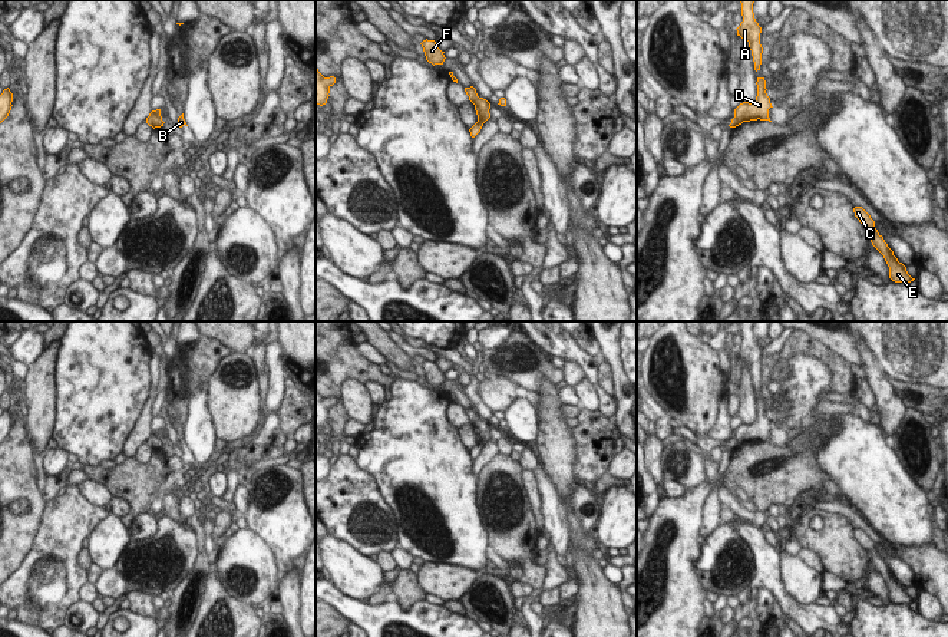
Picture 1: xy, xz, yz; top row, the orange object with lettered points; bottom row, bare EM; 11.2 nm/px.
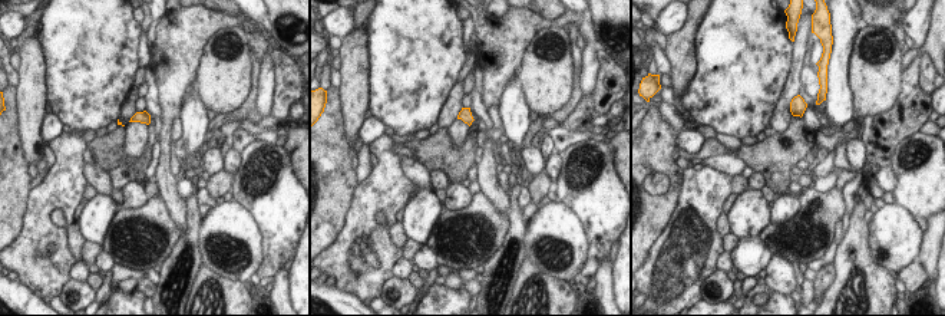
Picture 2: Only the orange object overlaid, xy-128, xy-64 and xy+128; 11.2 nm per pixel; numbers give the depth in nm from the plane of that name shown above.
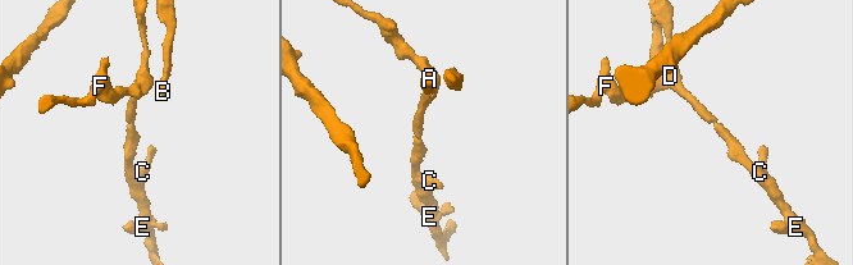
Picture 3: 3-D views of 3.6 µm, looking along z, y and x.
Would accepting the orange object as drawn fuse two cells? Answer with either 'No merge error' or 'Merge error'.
Merge error.

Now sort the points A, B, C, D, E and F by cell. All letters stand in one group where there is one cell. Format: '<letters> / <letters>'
A B C D E / F

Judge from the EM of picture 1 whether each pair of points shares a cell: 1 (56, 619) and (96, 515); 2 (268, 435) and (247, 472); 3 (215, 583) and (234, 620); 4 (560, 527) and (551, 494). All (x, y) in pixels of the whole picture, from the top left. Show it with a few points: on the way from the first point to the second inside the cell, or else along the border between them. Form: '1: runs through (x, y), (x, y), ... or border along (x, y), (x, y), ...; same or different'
1: runs through (56, 591), (56, 551), (69, 538); same
2: runs through (256, 448), (251, 452), (241, 452), (235, 462); same
3: runs through (215, 591), (215, 601), (225, 611); same
4: runs through (555, 518), (551, 502); same

